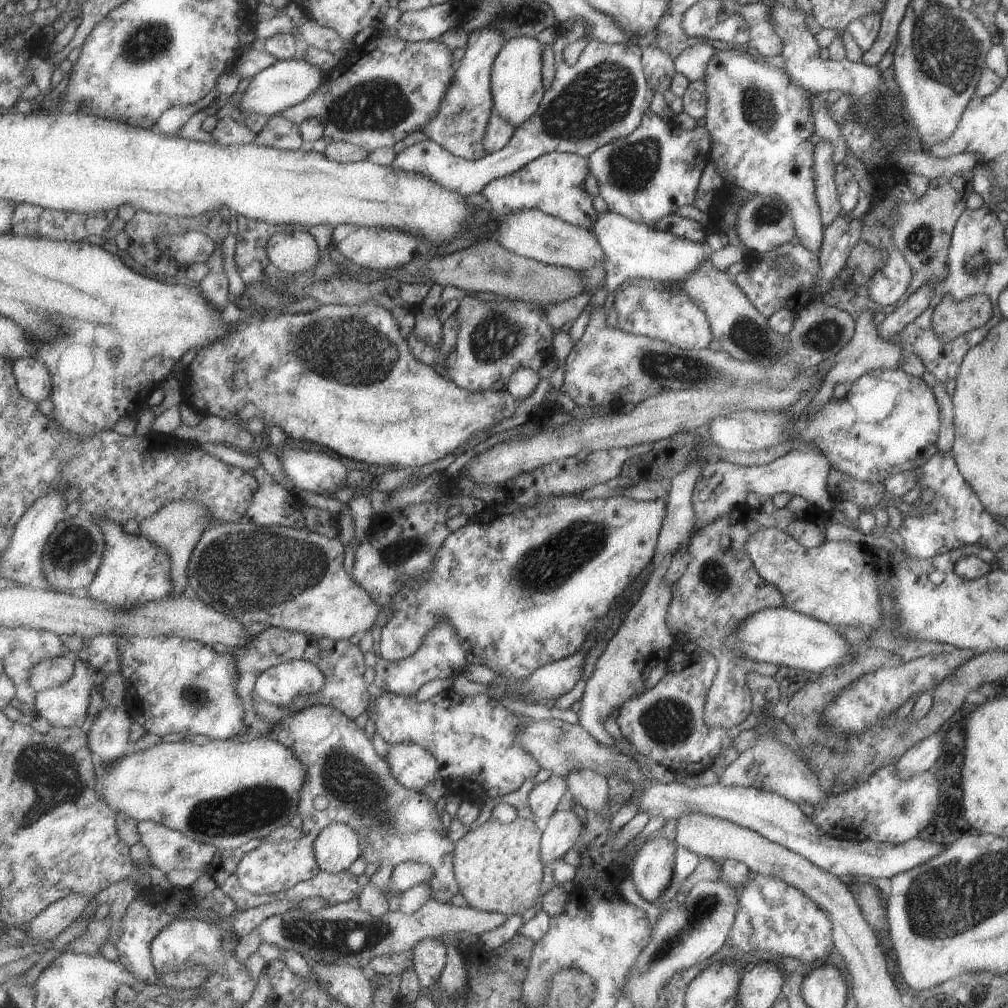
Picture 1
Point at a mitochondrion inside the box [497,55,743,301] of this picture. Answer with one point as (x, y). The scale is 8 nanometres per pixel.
(599, 97)

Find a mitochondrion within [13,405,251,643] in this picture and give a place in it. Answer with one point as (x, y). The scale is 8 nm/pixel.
(75, 545)

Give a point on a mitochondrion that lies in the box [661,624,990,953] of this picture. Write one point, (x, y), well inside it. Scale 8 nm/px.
(903, 805)

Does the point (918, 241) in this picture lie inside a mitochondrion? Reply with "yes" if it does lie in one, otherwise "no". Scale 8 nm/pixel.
yes

